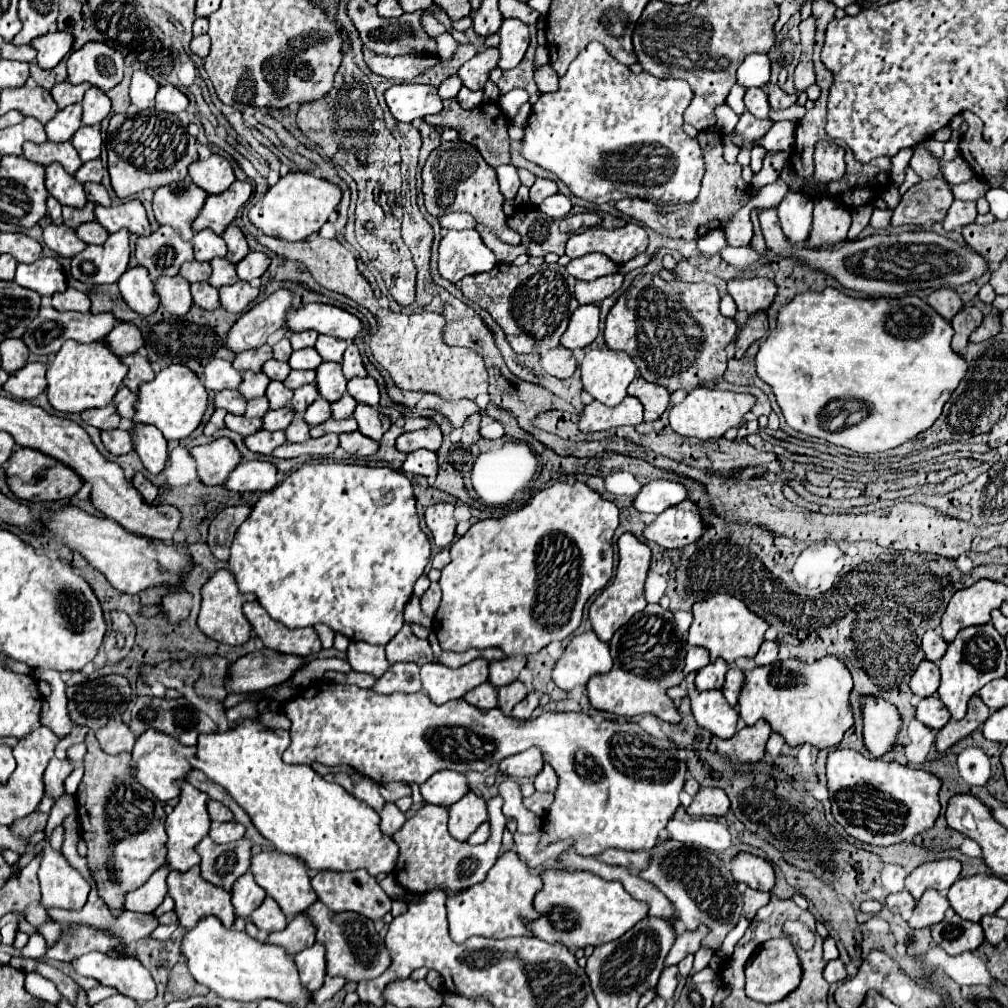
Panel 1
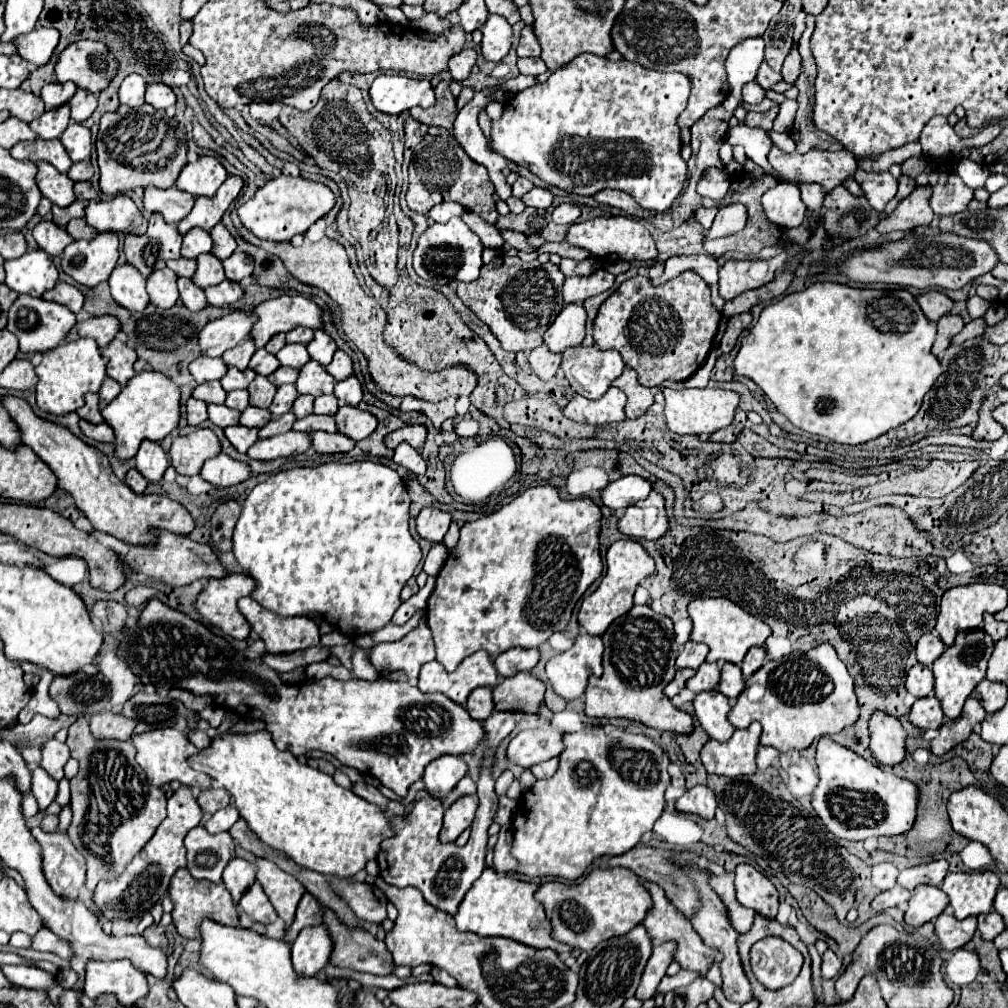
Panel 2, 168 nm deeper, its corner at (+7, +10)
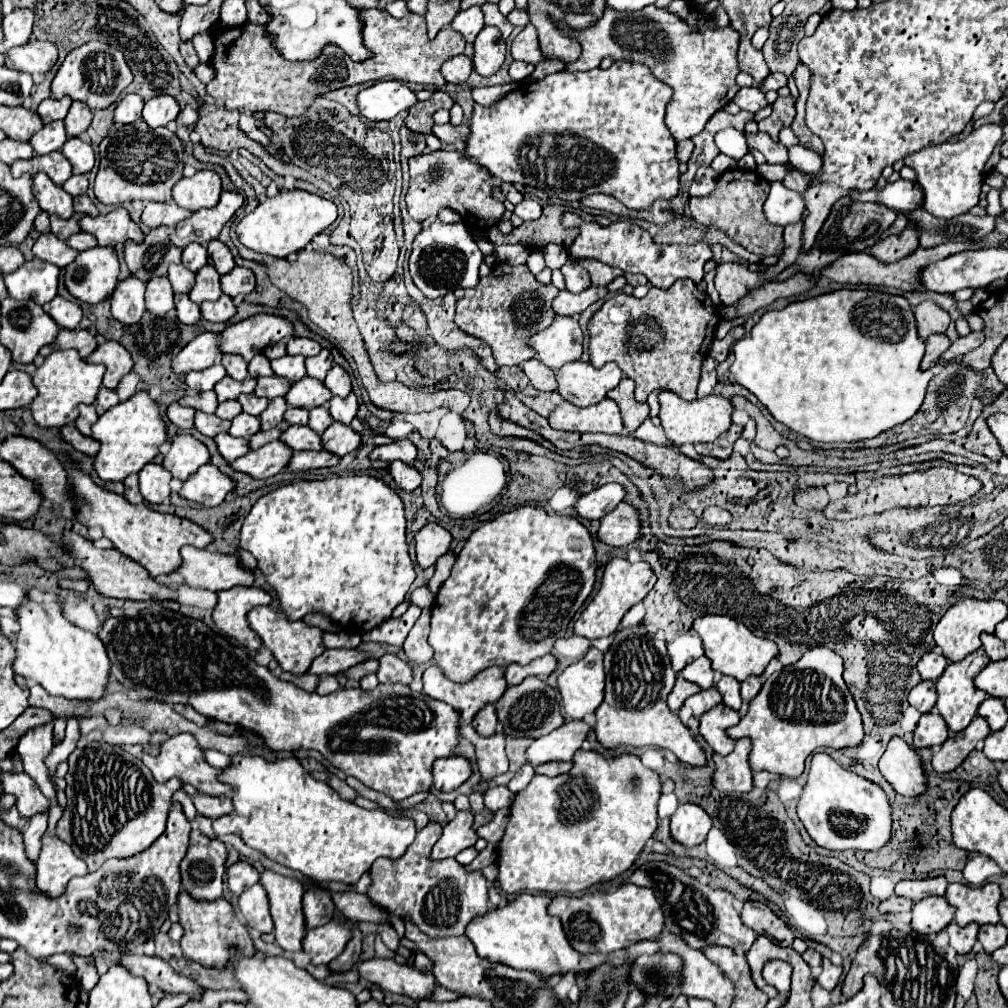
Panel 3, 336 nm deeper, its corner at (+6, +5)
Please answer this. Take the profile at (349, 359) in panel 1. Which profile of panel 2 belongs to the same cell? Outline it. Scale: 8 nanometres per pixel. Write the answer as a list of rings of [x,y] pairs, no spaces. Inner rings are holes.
[[[337,349],[333,361],[327,365],[327,371],[329,371],[337,381],[341,381],[341,379],[345,379],[345,377],[349,377],[349,375],[353,373],[353,361],[351,361],[351,357],[349,357],[343,349]]]

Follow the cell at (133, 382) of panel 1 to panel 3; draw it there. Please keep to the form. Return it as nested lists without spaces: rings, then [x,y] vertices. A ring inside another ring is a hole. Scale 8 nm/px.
[[[102,342],[86,360],[96,362],[96,364],[100,362],[106,366],[102,384],[108,390],[114,390],[118,382],[122,380],[122,376],[126,376],[132,370],[132,358],[126,352],[126,348],[122,348],[122,344],[118,342]]]

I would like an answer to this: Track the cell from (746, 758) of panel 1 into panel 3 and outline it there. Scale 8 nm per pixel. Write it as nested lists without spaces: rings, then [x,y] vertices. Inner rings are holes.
[[[742,738],[736,742],[736,748],[728,756],[714,754],[716,772],[714,772],[714,788],[718,792],[750,792],[752,790],[752,770],[748,766],[750,740]]]

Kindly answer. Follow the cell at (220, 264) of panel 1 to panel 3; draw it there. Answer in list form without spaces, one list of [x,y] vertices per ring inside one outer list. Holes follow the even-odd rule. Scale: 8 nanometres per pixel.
[[[206,264],[196,272],[196,284],[188,296],[194,304],[202,304],[206,300],[218,300],[222,296],[220,276],[218,272],[214,272],[214,268],[210,268],[210,264]]]

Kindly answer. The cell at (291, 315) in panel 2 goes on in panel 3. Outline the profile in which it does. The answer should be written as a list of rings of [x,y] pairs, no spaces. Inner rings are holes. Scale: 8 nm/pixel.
[[[256,314],[248,320],[228,326],[220,334],[218,348],[222,354],[238,354],[250,362],[258,352],[284,338],[294,336],[292,324],[274,314]]]

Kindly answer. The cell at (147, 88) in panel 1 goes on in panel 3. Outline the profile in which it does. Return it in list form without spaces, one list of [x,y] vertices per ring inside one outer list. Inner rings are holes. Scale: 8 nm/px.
[[[126,94],[114,112],[114,124],[132,124],[142,114],[142,98],[138,94]]]

